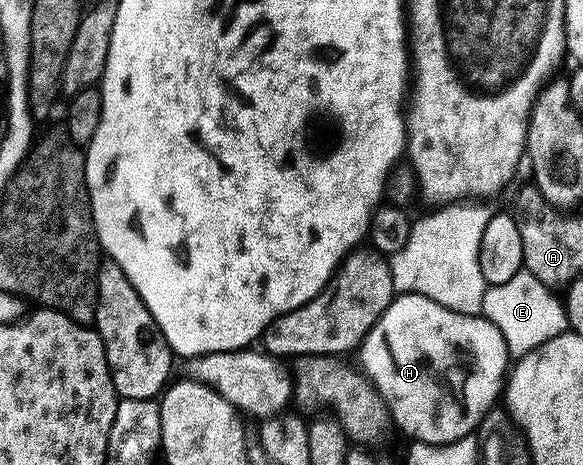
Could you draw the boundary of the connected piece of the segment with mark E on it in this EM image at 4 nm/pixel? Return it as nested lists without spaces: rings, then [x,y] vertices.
[[[528,271],[517,272],[508,278],[508,282],[491,284],[484,294],[482,315],[493,322],[496,330],[506,343],[506,351],[511,357],[521,358],[532,349],[540,347],[544,342],[556,338],[567,331],[566,310],[561,299],[536,274]]]

